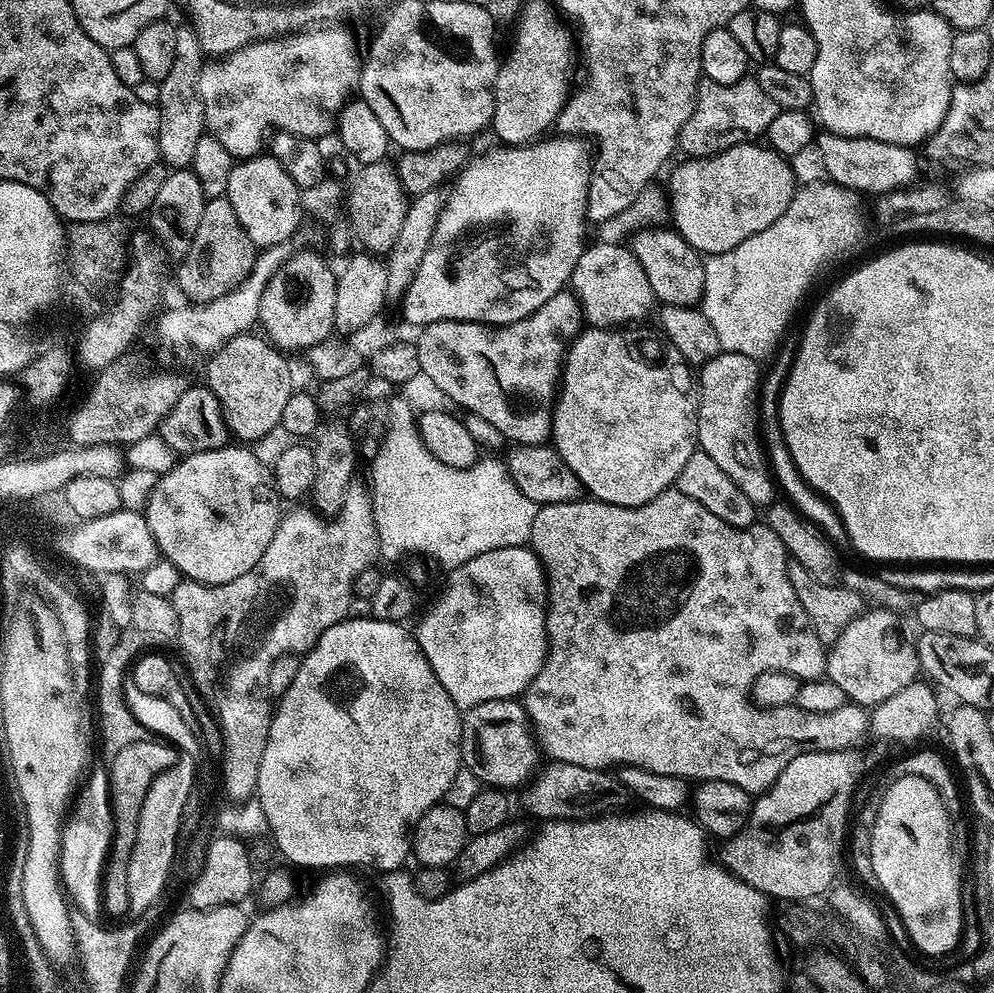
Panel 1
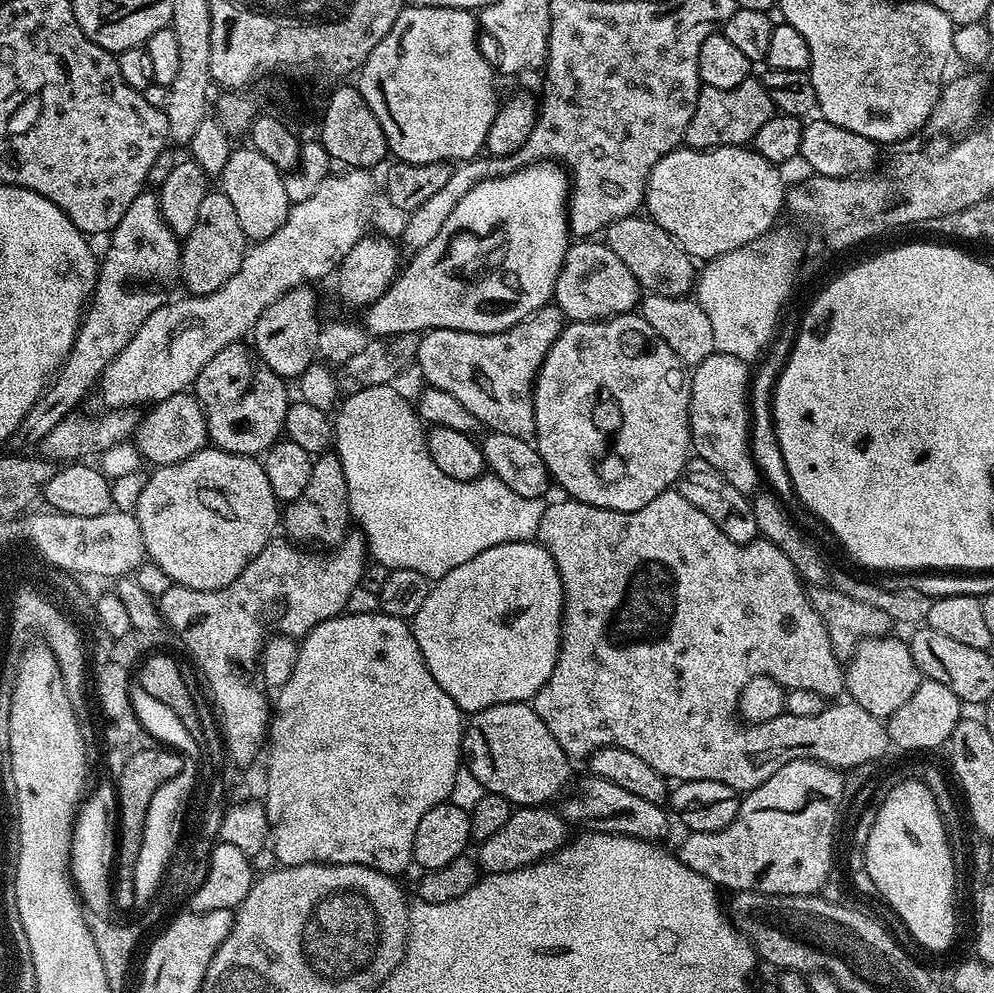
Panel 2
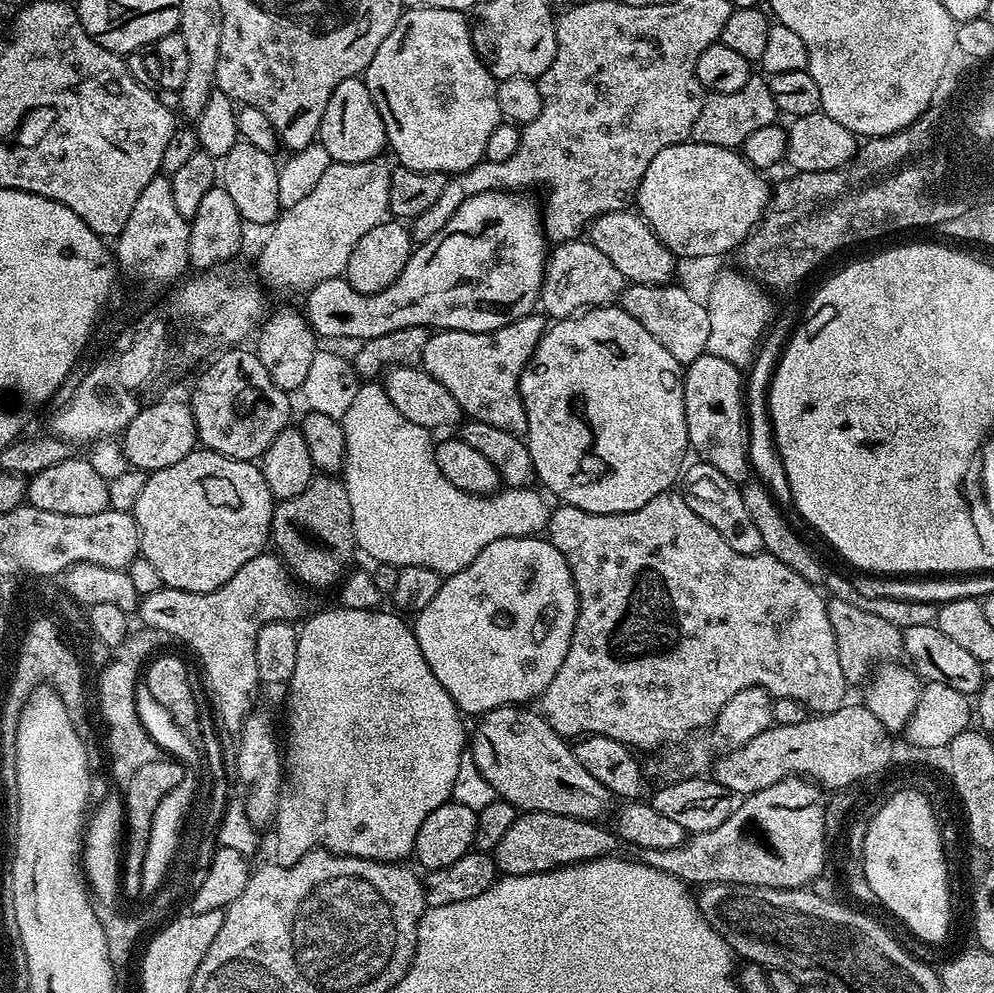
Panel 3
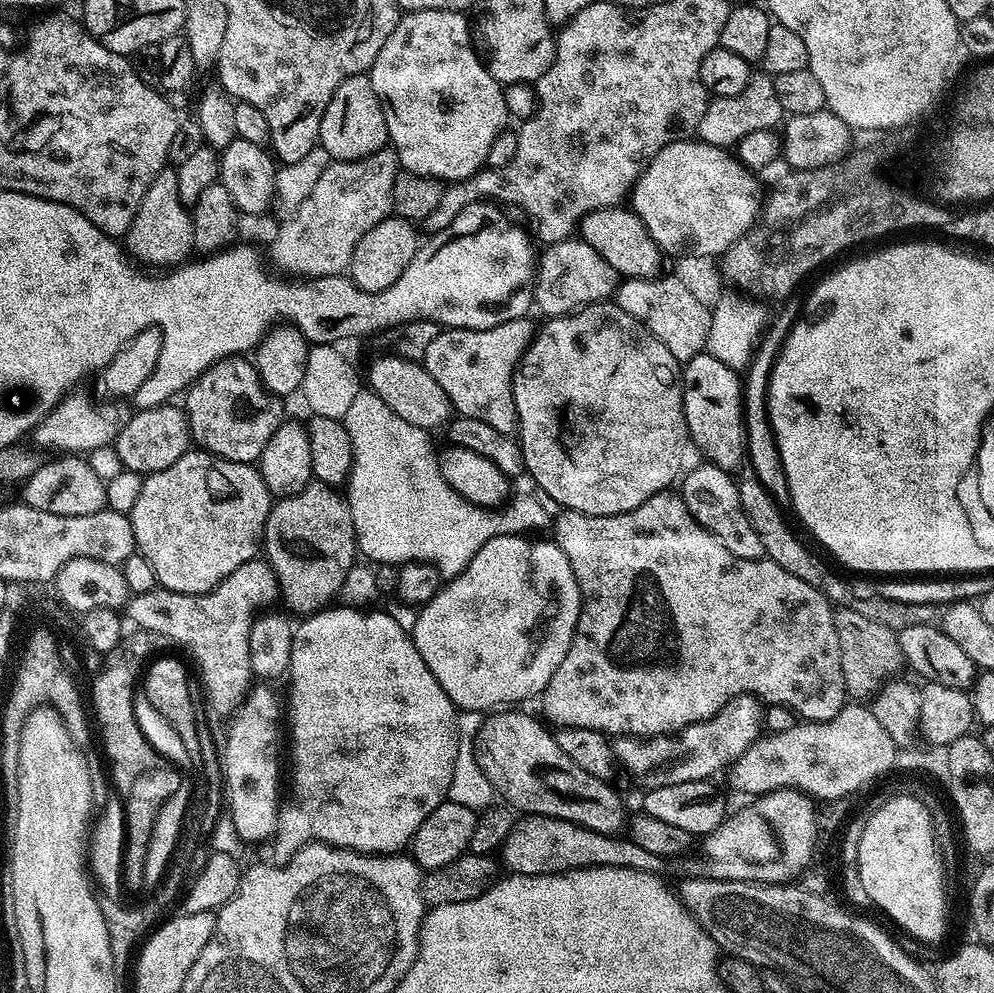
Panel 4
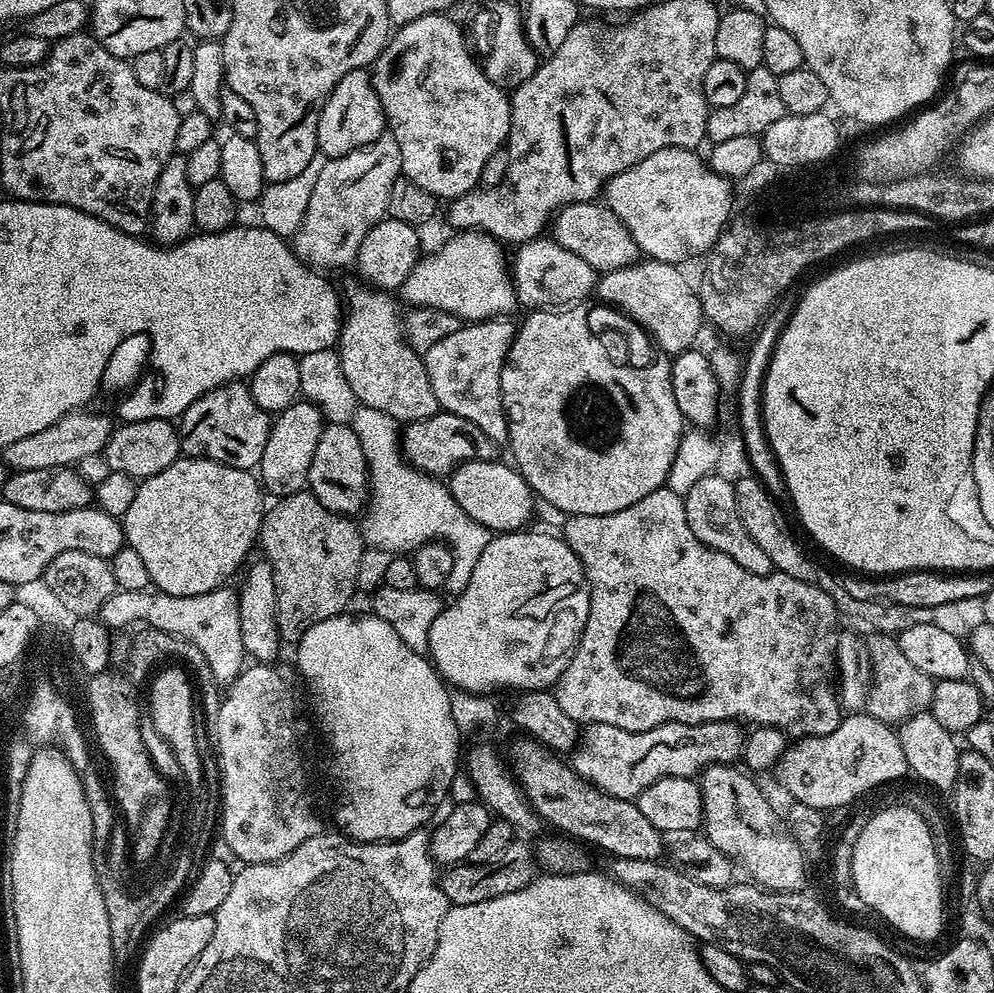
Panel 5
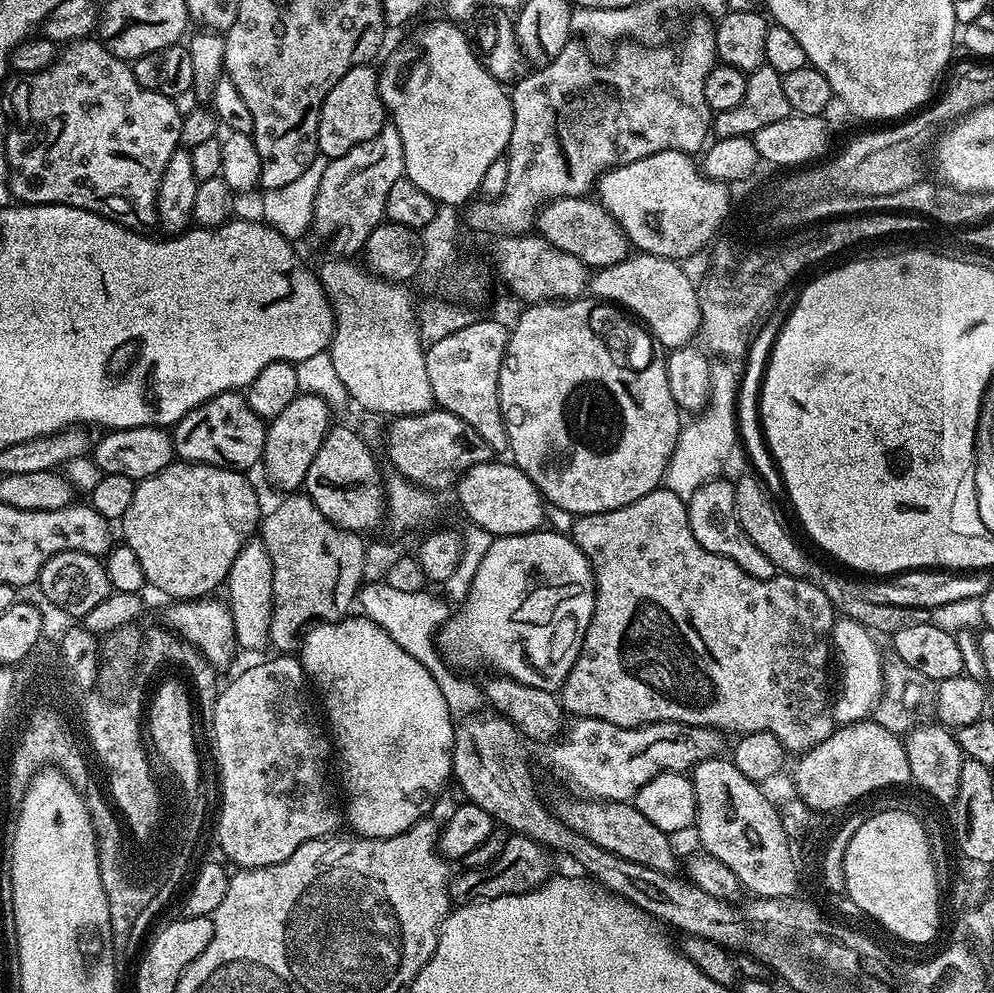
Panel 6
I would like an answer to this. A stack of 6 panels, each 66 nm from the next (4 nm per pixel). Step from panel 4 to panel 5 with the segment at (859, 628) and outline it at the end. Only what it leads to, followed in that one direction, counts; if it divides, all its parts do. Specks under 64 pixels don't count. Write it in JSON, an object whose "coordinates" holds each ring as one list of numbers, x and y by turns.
{"coordinates":[[872,634,866,640,866,660,870,665,870,684,866,701,867,715,889,726,899,725,932,703,934,682,922,670,917,670,902,654,895,635]]}

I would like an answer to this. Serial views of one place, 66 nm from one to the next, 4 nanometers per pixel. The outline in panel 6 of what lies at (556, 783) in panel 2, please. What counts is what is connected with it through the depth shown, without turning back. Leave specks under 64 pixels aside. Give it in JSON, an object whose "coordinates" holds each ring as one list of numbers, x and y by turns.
{"coordinates":[[576,798,564,809,559,809,558,815,570,830,582,834,582,838,590,838,594,846,602,846,602,850,610,850,630,862,638,862,642,866,650,866,650,870,658,870,667,876,677,871,678,853,673,850,668,841,668,833,658,830,646,814,636,809,635,803,618,800,593,800,591,798]]}

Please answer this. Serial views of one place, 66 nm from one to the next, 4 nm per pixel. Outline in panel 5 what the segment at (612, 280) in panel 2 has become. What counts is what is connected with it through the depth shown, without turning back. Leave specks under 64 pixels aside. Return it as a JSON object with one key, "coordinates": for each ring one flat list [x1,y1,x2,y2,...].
{"coordinates":[[554,239,527,240,515,252,516,257,513,255,510,260,510,271,512,285,516,287,516,298,521,305,532,304,528,306,536,310,545,306,571,306,593,295,598,283,598,272,585,258,564,249]]}

